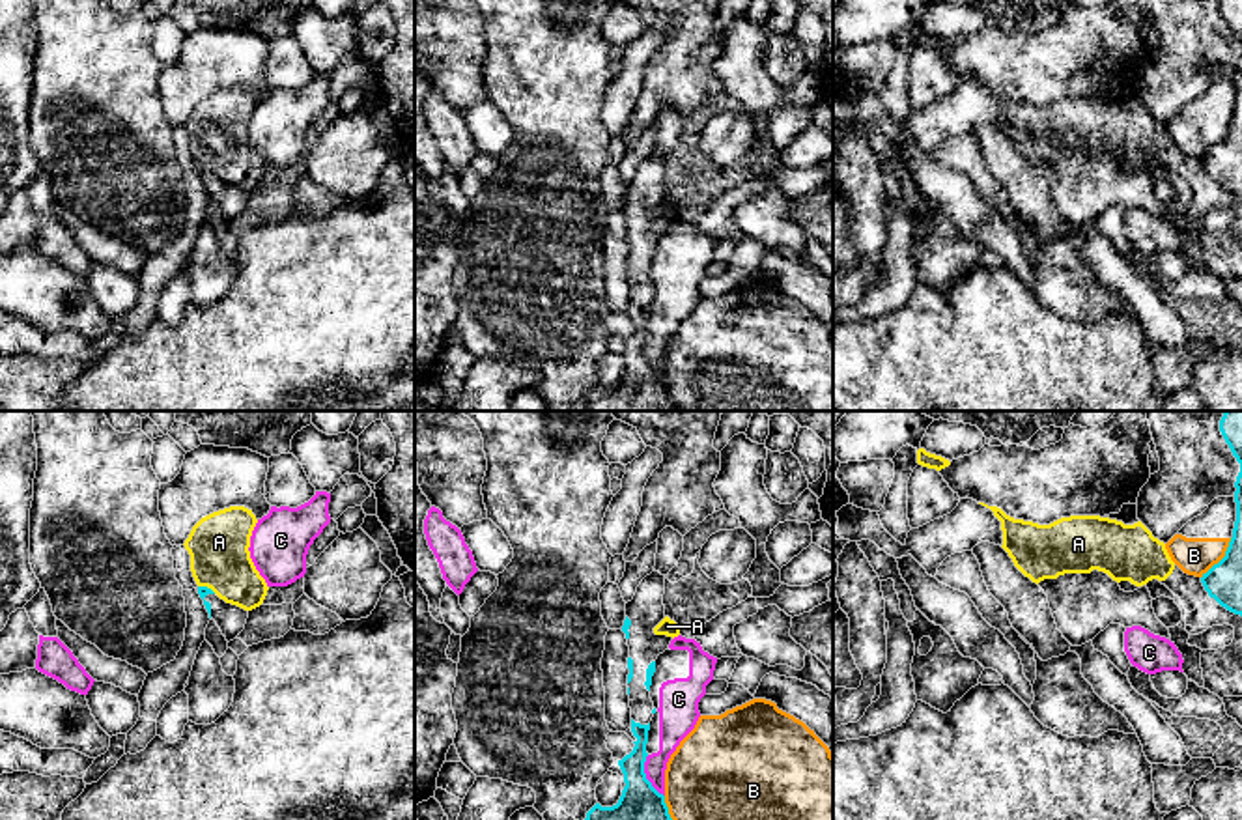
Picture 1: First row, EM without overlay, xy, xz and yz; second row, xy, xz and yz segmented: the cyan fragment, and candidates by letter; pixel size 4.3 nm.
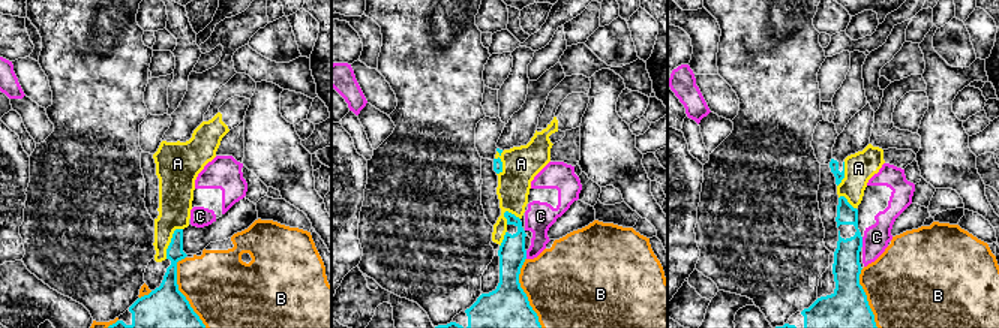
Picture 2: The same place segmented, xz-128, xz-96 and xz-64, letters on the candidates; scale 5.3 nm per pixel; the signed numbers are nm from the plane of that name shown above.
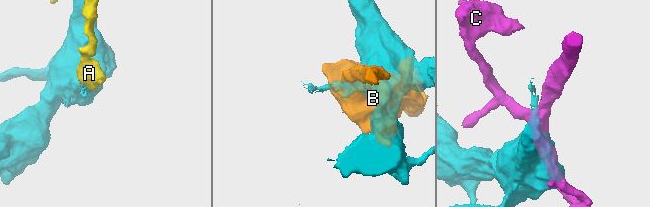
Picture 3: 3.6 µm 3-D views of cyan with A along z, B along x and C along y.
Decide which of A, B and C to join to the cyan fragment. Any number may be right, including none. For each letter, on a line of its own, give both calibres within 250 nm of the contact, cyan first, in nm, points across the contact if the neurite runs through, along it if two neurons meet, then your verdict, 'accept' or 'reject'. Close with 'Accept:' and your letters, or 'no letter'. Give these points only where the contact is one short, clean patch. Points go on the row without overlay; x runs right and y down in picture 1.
A: calibres 50 and 260 nm; reject
B: calibres 160 and 160 nm; reject
C: calibres 280 and 130 nm; reject
Accept: no letter

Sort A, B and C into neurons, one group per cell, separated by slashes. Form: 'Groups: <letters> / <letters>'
Groups: A / B / C

